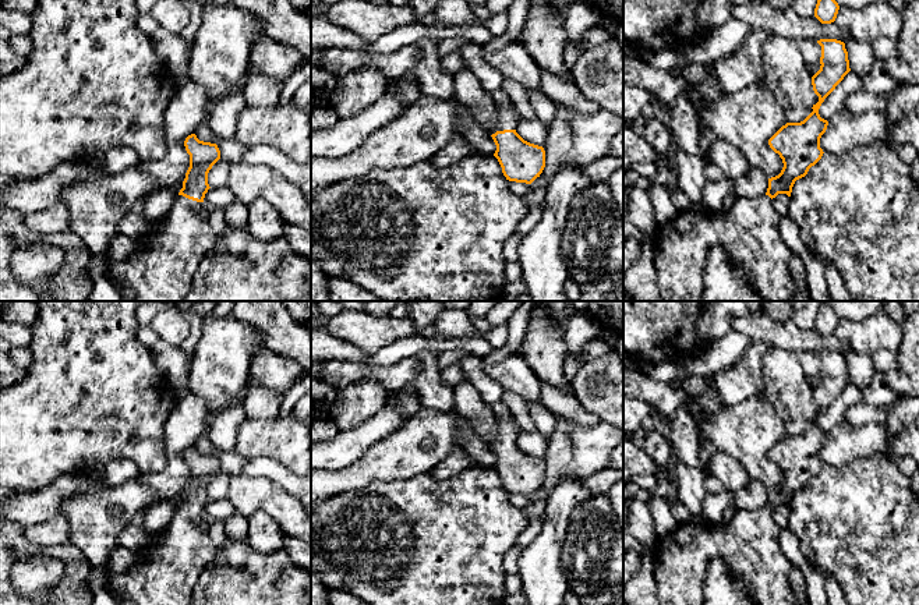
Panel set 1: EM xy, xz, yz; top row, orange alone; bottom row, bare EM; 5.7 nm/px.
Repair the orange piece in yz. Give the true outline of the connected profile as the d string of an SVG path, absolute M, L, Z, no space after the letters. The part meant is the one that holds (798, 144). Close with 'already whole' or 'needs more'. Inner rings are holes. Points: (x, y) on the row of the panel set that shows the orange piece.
M820 39L817 43L821 46L821 66L812 77L812 85L819 102L813 105L813 112L803 121L787 123L768 139L770 148L780 155L784 167L778 176L768 178L767 192L754 198L738 198L725 213L681 210L671 222L658 226L653 245L657 287L662 301L701 301L703 275L708 252L715 245L725 250L729 259L747 275L753 290L766 301L793 300L796 289L789 273L792 252L780 233L780 216L773 208L773 199L778 194L791 197L795 181L805 177L809 169L821 159L824 152L820 148L820 138L828 121L820 117L819 109L851 71L844 42Z; needs more

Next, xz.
M498 106L498 121L488 132L496 145L494 156L506 180L531 184L545 167L545 151L516 132L519 121L515 109Z; needs more

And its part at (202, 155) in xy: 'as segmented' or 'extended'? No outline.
extended

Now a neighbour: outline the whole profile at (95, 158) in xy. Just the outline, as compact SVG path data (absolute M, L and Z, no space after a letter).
M92 151L78 153L73 160L82 166L100 166L105 158L105 151Z

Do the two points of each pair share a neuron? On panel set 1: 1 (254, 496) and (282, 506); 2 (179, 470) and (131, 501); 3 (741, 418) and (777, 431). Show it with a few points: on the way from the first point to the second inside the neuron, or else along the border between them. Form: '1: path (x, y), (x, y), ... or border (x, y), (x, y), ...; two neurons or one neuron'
1: path (261, 496), (268, 496), (275, 502); one neuron
2: border (138, 477), (154, 491), (158, 501); two neurons
3: path (749, 427), (769, 428); one neuron

